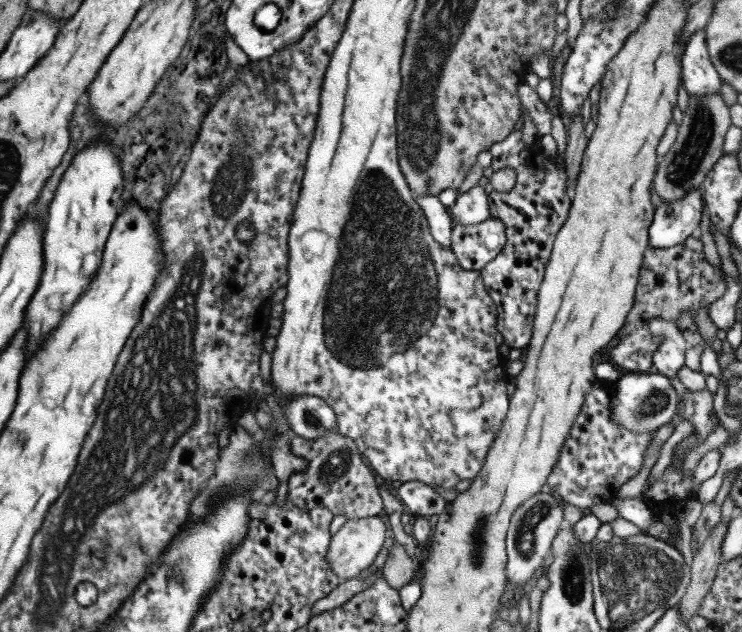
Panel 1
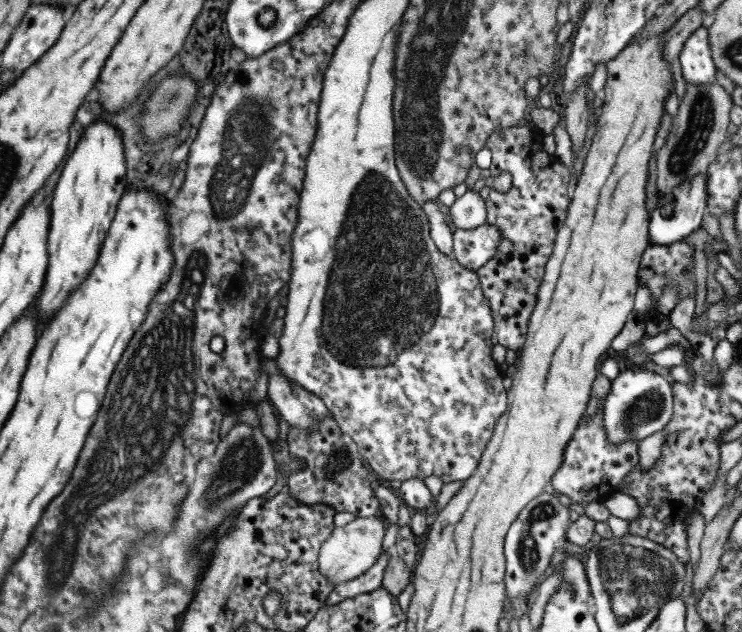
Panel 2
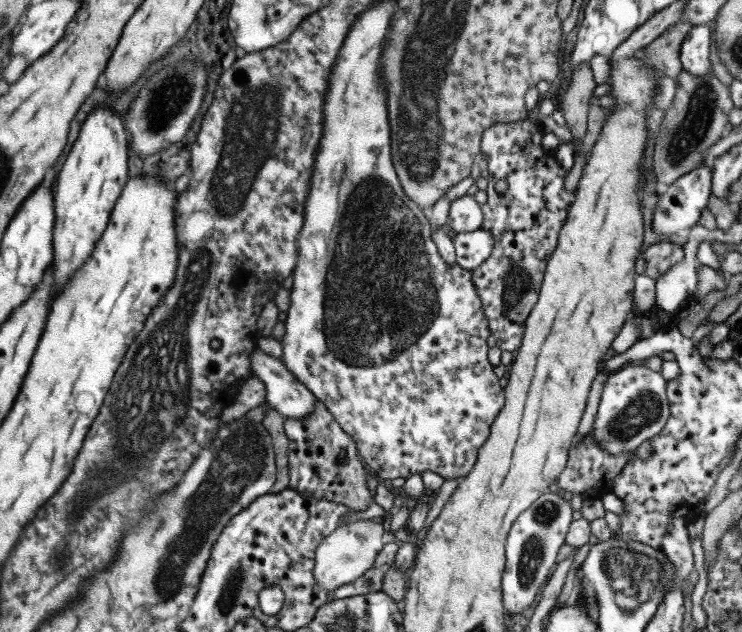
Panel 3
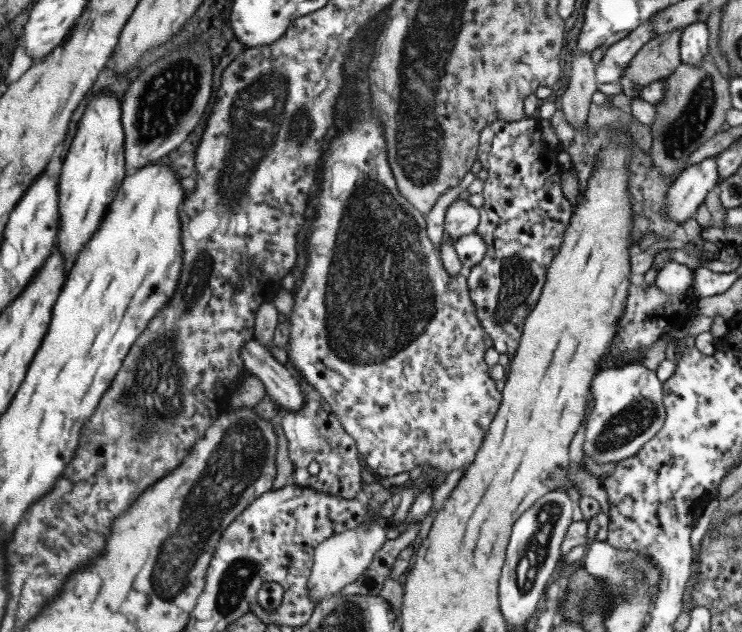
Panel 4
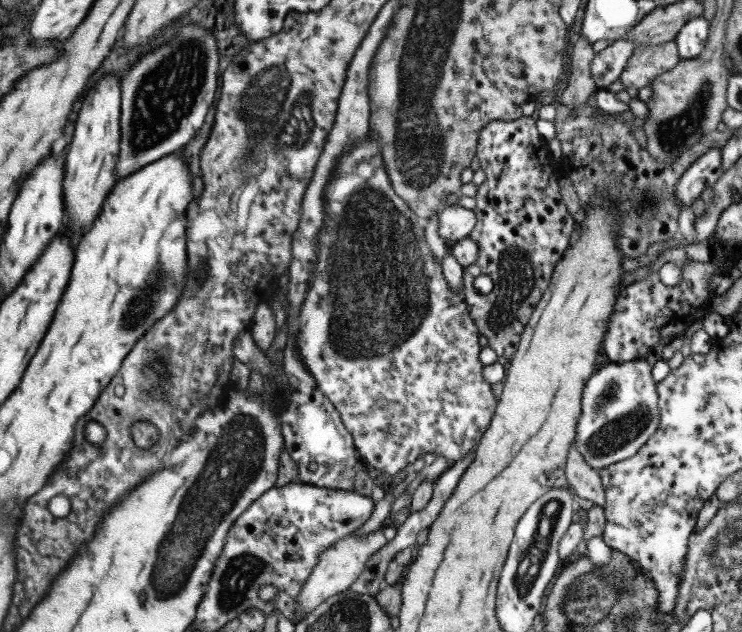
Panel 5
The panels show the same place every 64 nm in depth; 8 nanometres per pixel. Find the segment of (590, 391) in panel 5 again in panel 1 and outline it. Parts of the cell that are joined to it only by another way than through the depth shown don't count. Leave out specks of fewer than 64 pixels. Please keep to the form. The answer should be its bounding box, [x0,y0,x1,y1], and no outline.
[610,372,678,432]

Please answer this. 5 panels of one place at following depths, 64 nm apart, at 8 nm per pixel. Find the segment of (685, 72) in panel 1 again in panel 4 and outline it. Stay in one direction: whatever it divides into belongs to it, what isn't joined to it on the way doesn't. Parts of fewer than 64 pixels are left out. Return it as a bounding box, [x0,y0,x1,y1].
[678,22,709,66]

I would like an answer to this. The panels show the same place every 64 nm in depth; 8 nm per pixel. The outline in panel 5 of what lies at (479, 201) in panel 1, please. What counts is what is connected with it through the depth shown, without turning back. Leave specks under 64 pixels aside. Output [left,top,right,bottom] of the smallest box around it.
[437,205,475,244]

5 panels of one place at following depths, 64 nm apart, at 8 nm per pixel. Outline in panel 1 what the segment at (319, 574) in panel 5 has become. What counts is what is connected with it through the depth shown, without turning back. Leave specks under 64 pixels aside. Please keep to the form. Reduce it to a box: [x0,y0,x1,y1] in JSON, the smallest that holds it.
[324,515,389,581]

